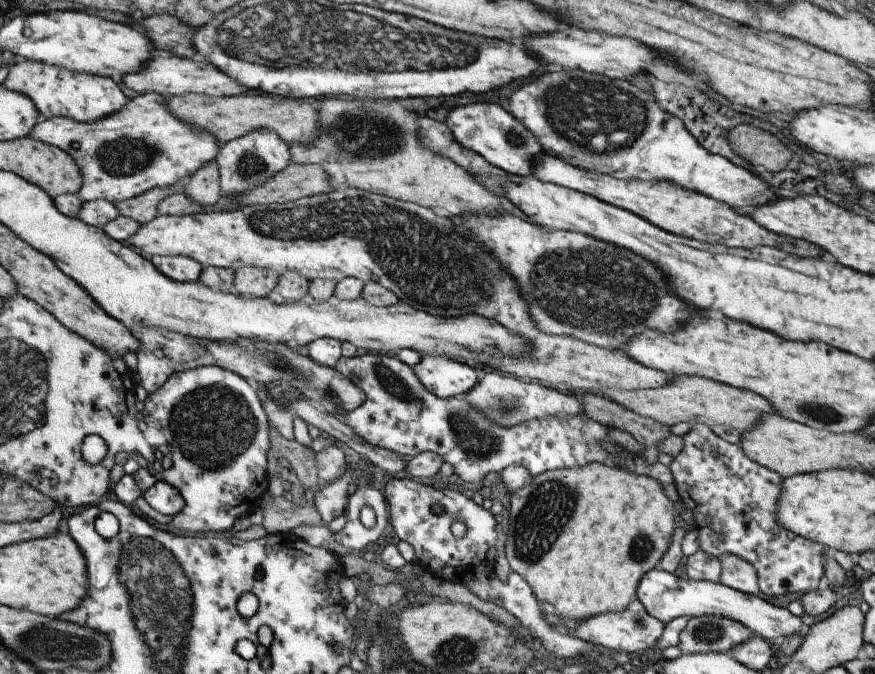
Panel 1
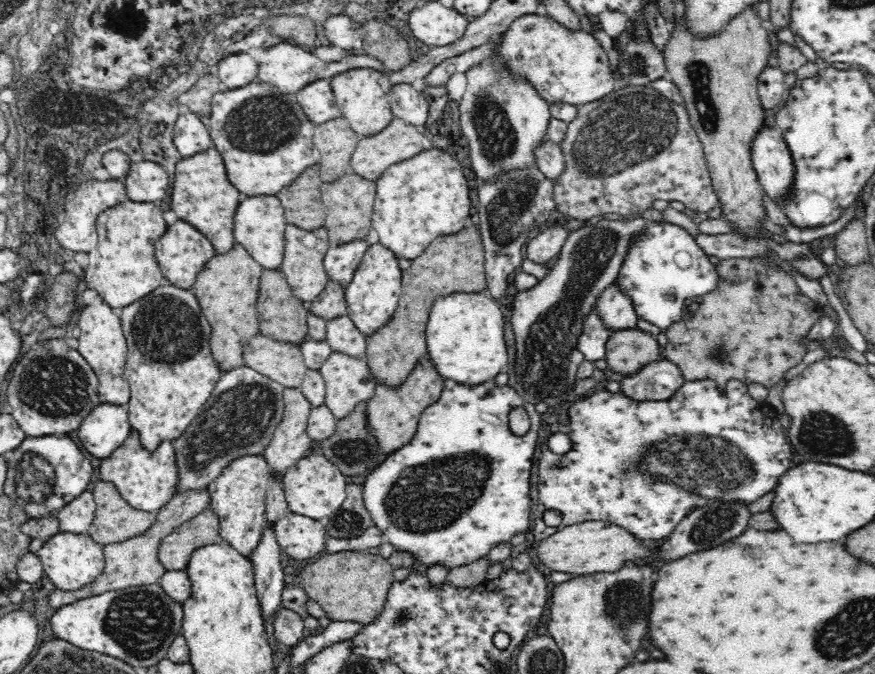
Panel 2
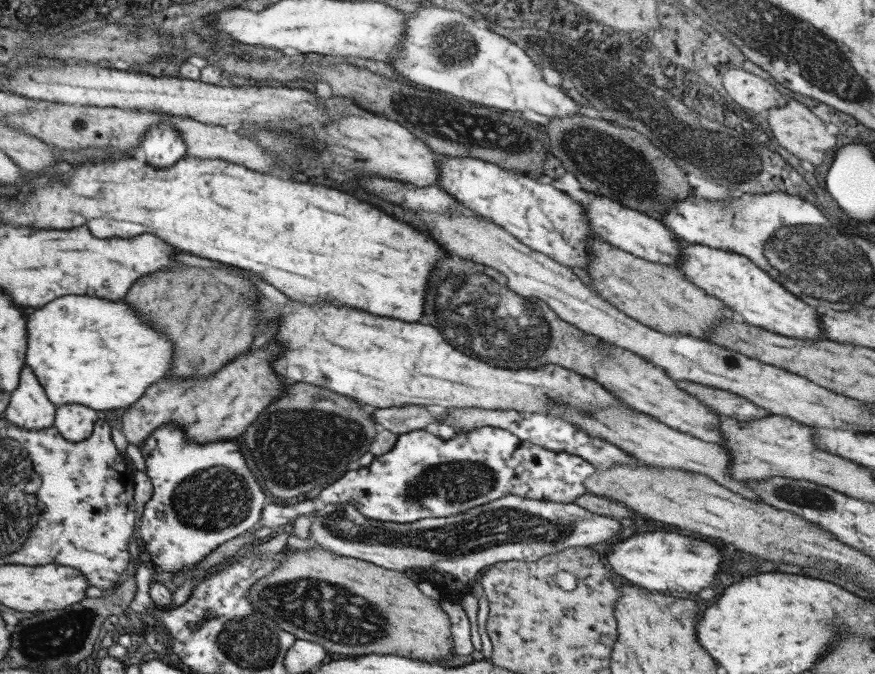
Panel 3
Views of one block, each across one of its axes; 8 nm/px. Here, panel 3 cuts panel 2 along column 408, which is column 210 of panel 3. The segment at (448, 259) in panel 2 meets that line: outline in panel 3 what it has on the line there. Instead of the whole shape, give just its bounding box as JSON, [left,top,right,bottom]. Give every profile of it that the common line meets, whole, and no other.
[124,265,261,380]

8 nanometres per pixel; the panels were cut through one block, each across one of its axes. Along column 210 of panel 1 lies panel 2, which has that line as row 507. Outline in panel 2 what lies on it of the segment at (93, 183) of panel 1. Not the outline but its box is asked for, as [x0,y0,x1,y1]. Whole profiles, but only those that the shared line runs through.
[99,430,178,511]

